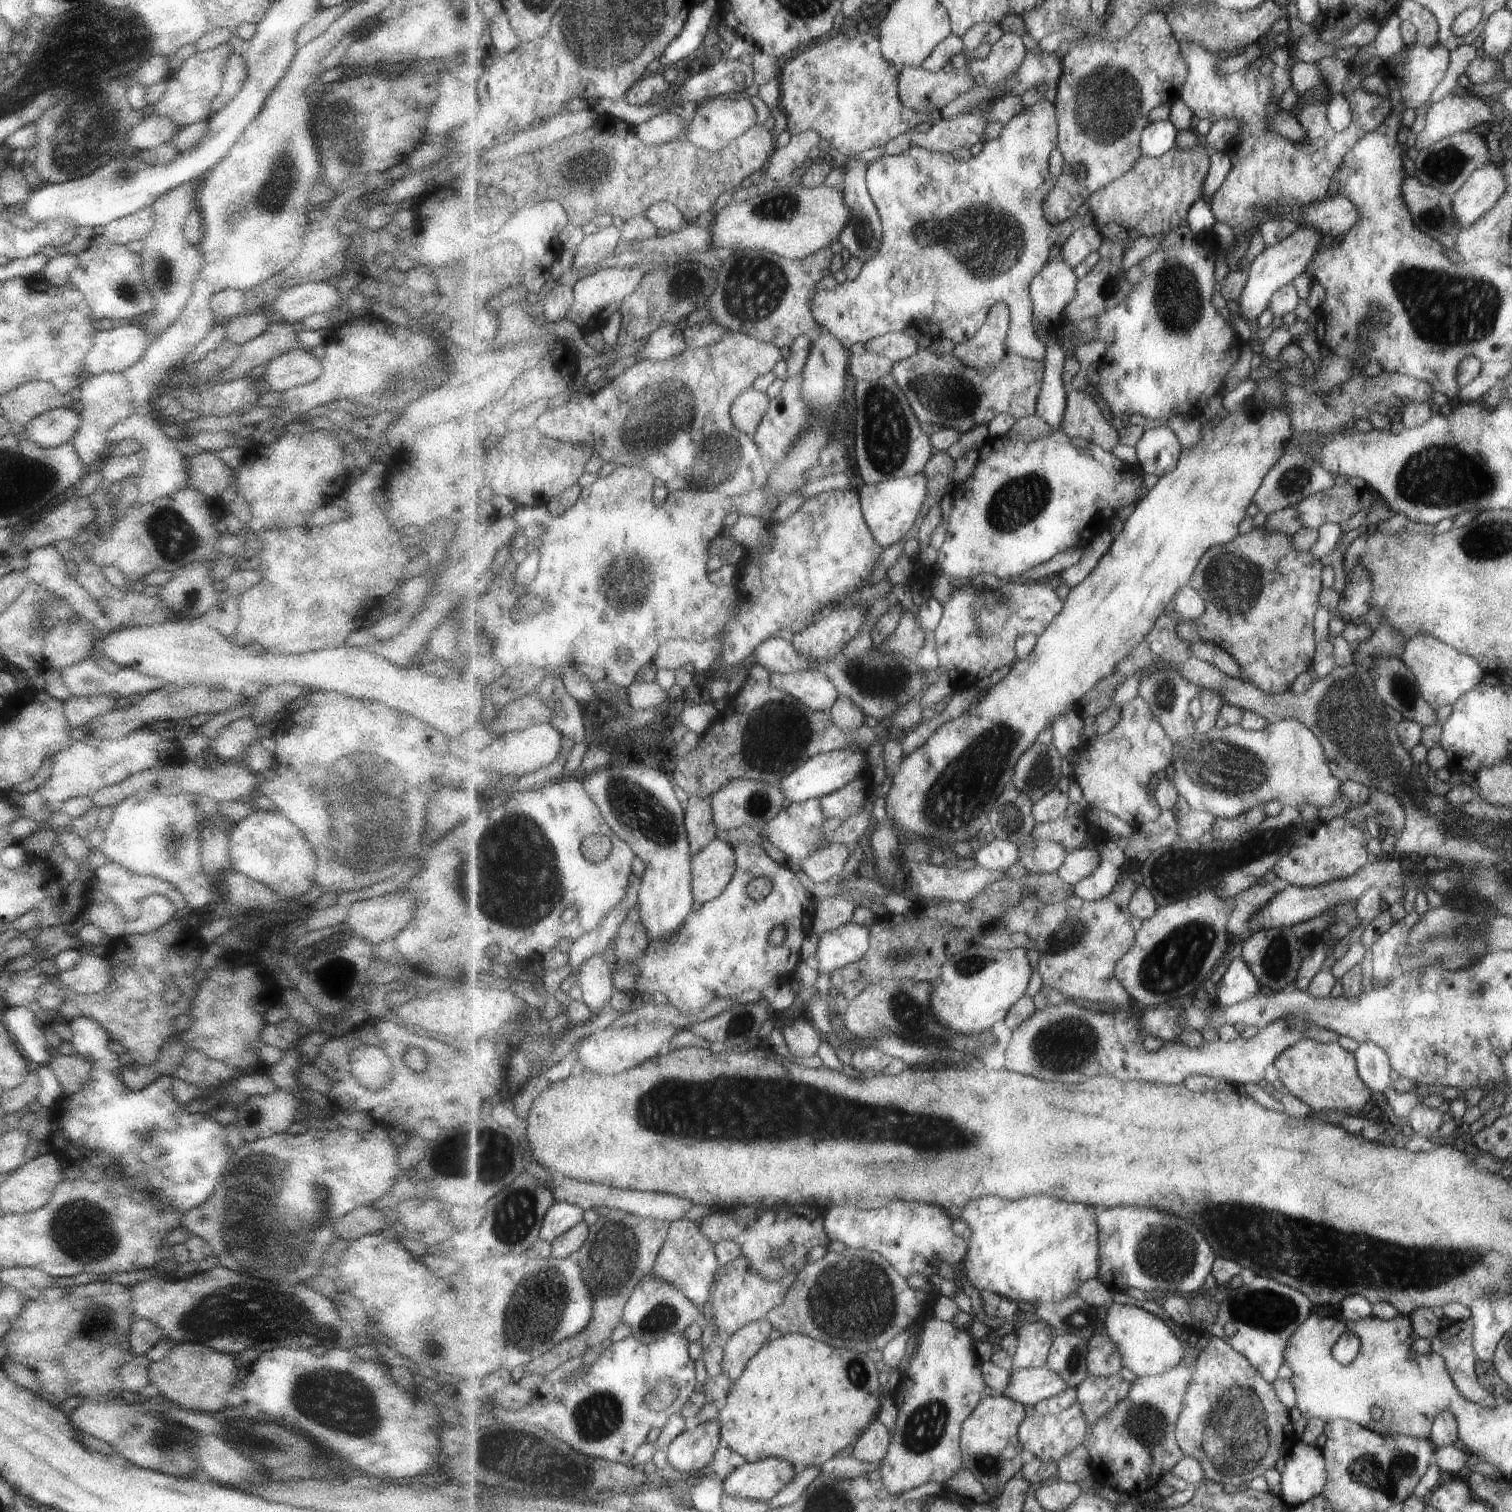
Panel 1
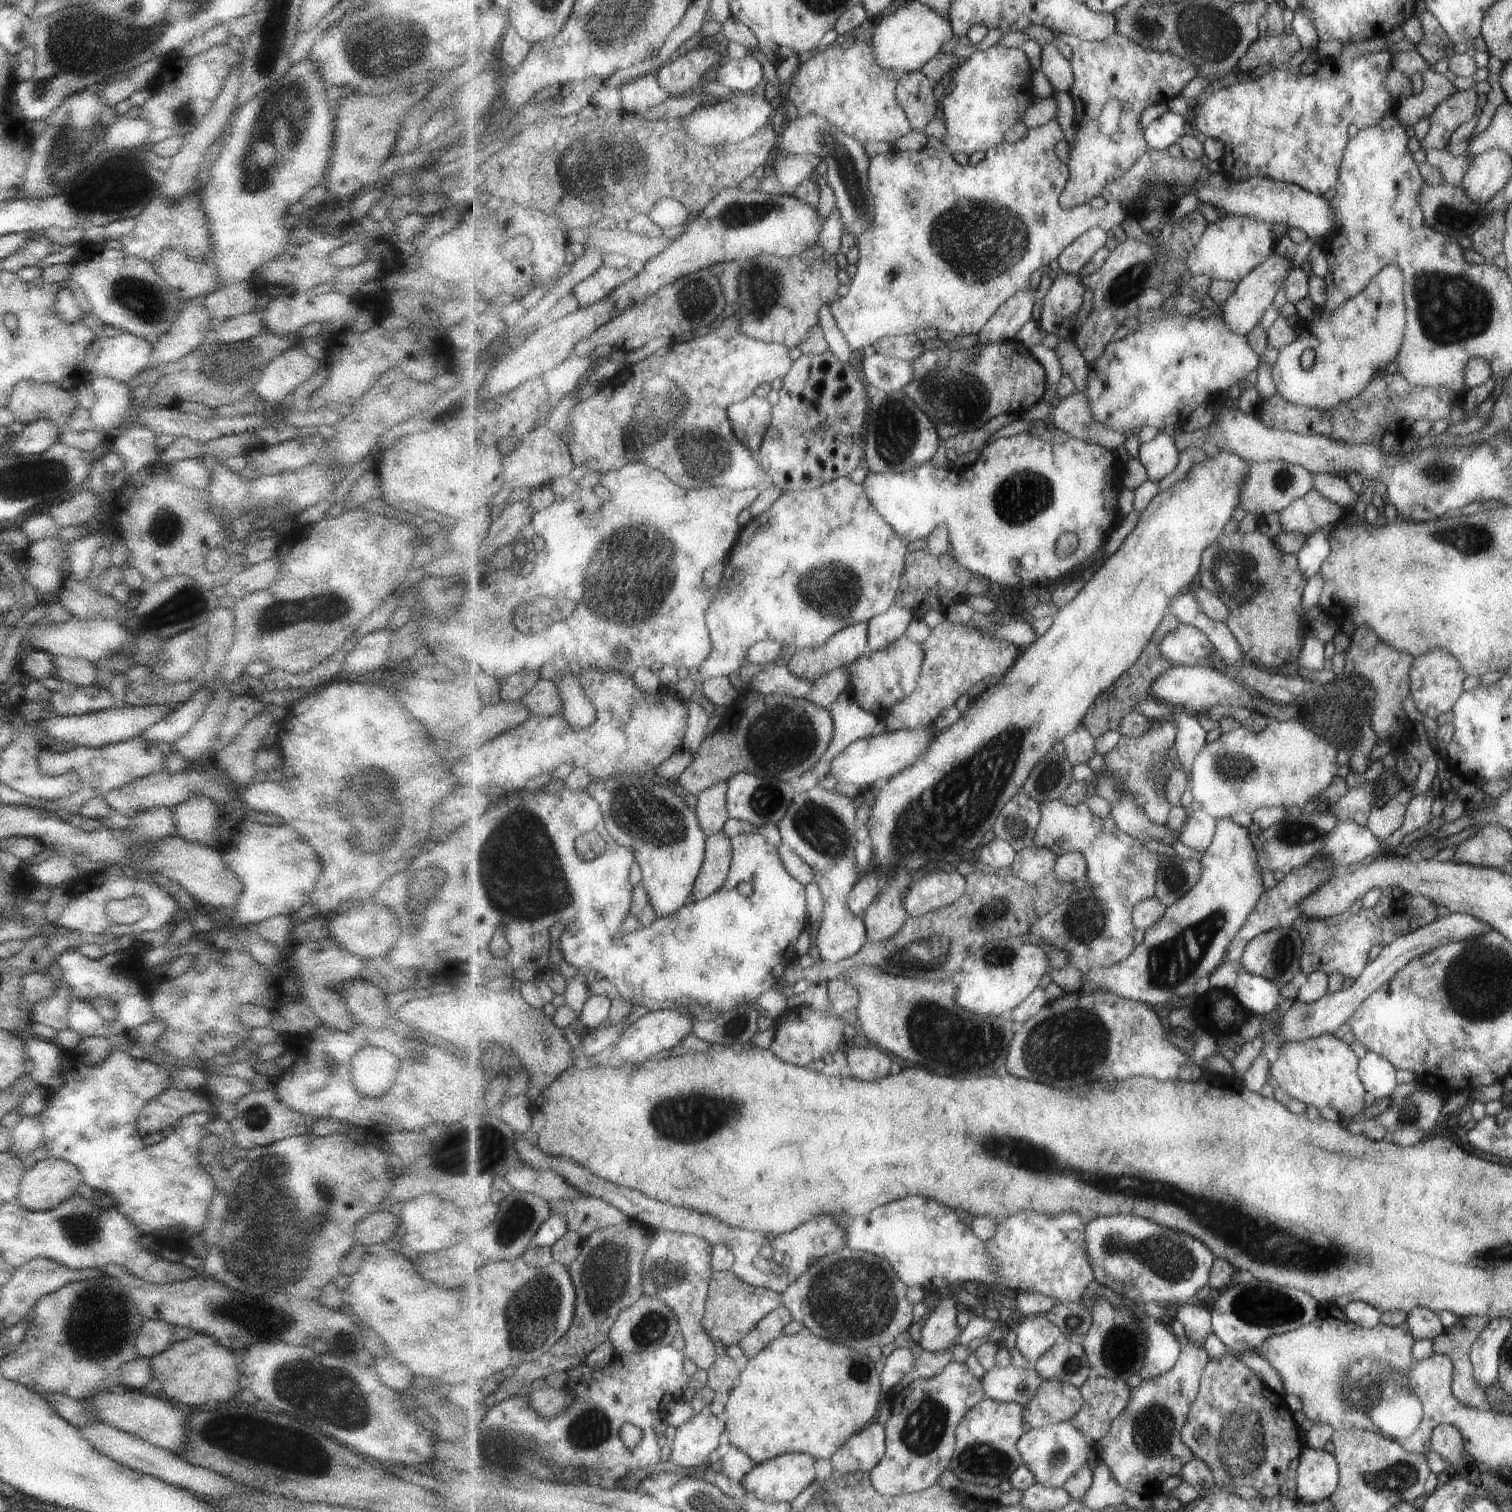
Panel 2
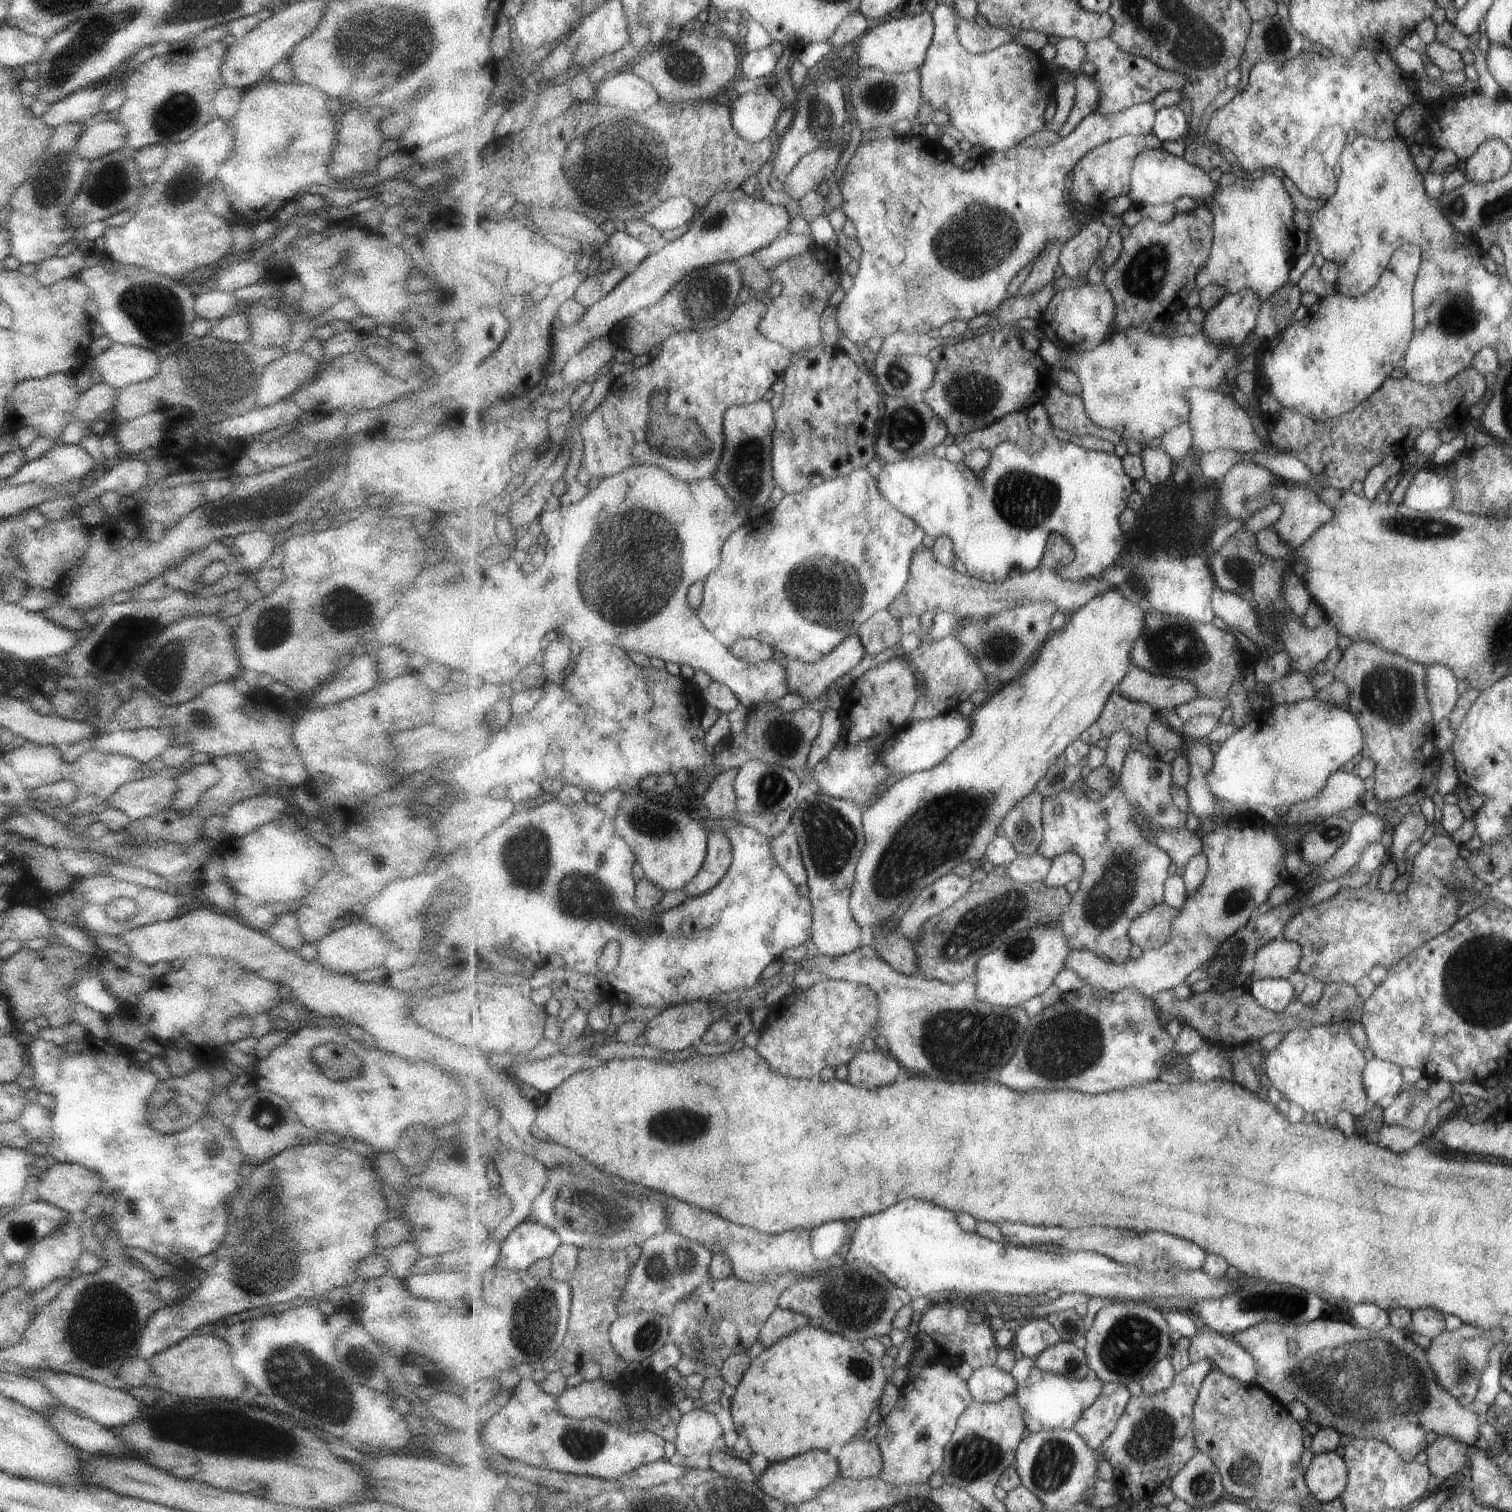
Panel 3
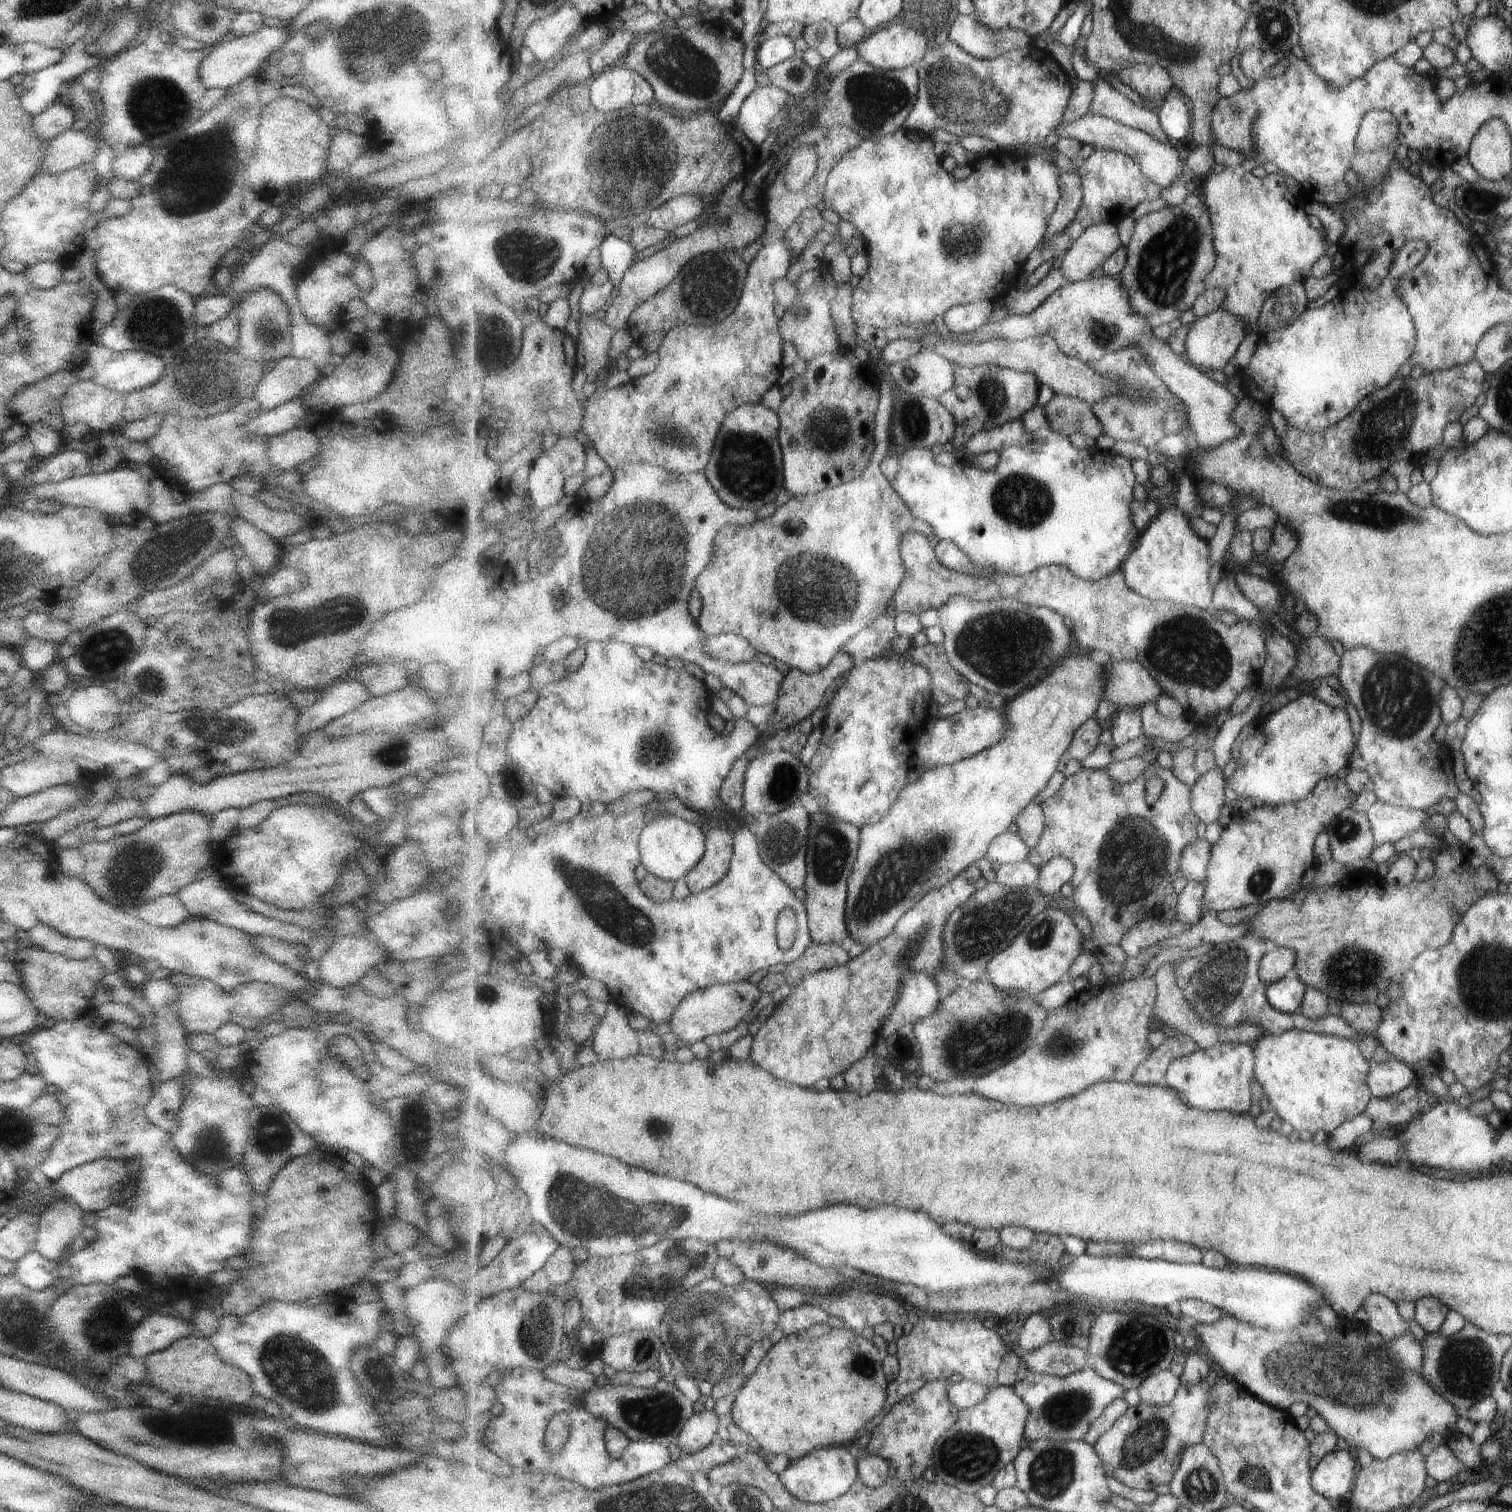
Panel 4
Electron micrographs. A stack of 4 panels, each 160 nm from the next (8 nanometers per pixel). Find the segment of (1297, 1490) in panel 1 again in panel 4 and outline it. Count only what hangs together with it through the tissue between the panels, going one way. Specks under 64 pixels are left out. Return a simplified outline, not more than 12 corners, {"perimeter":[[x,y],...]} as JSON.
{"perimeter":[[1355,1451],[1315,1461],[1313,1489],[1345,1500],[1356,1483]]}

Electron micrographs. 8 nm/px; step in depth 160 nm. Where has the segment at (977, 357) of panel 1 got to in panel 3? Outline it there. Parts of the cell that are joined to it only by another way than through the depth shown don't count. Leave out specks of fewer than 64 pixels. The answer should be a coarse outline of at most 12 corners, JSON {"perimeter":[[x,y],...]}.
{"perimeter":[[1063,242],[1049,250],[1032,266],[1030,275],[1013,295],[1041,292],[1055,280]]}

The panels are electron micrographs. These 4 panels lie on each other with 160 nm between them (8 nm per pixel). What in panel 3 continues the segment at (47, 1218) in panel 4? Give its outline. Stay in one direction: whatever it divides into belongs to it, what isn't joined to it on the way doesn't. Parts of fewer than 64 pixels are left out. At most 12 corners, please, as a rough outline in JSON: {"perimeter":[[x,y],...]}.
{"perimeter":[[83,1213],[29,1250],[17,1288],[33,1294],[73,1278]]}

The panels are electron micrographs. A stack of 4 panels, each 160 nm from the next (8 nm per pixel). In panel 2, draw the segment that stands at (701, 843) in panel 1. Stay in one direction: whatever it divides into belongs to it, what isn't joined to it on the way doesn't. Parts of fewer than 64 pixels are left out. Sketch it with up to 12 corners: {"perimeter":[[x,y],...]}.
{"perimeter":[[728,781],[697,795],[695,812],[707,838],[729,820]]}

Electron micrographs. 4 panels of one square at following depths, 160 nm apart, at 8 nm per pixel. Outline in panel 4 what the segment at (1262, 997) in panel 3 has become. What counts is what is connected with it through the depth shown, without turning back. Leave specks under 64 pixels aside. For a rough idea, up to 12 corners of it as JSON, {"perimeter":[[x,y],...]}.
{"perimeter":[[1299,978],[1267,985],[1273,1008],[1293,1014],[1301,1011],[1309,987]]}

